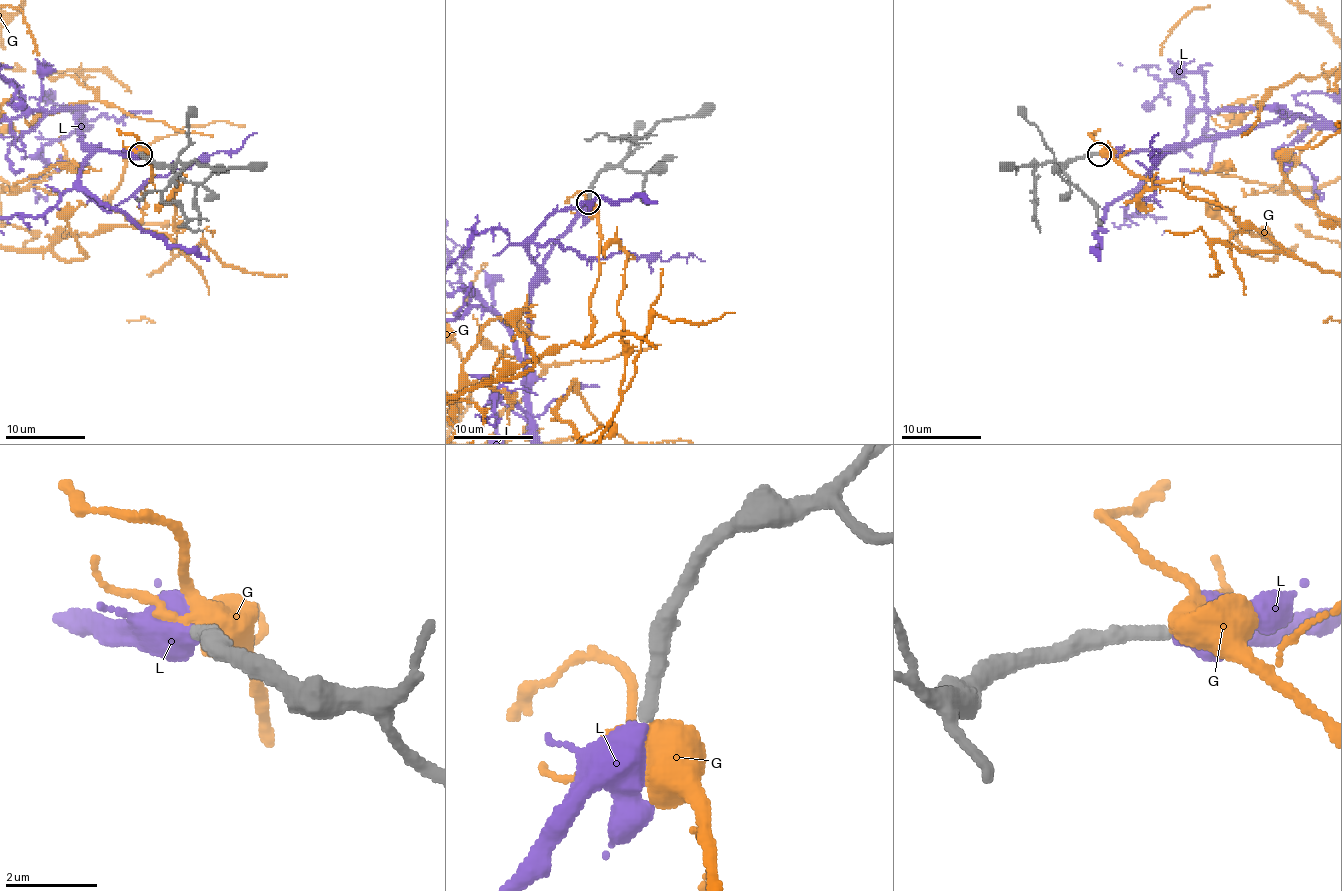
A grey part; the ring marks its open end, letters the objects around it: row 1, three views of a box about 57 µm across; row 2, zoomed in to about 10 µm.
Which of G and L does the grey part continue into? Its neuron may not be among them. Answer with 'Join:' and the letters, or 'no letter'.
Join: L

